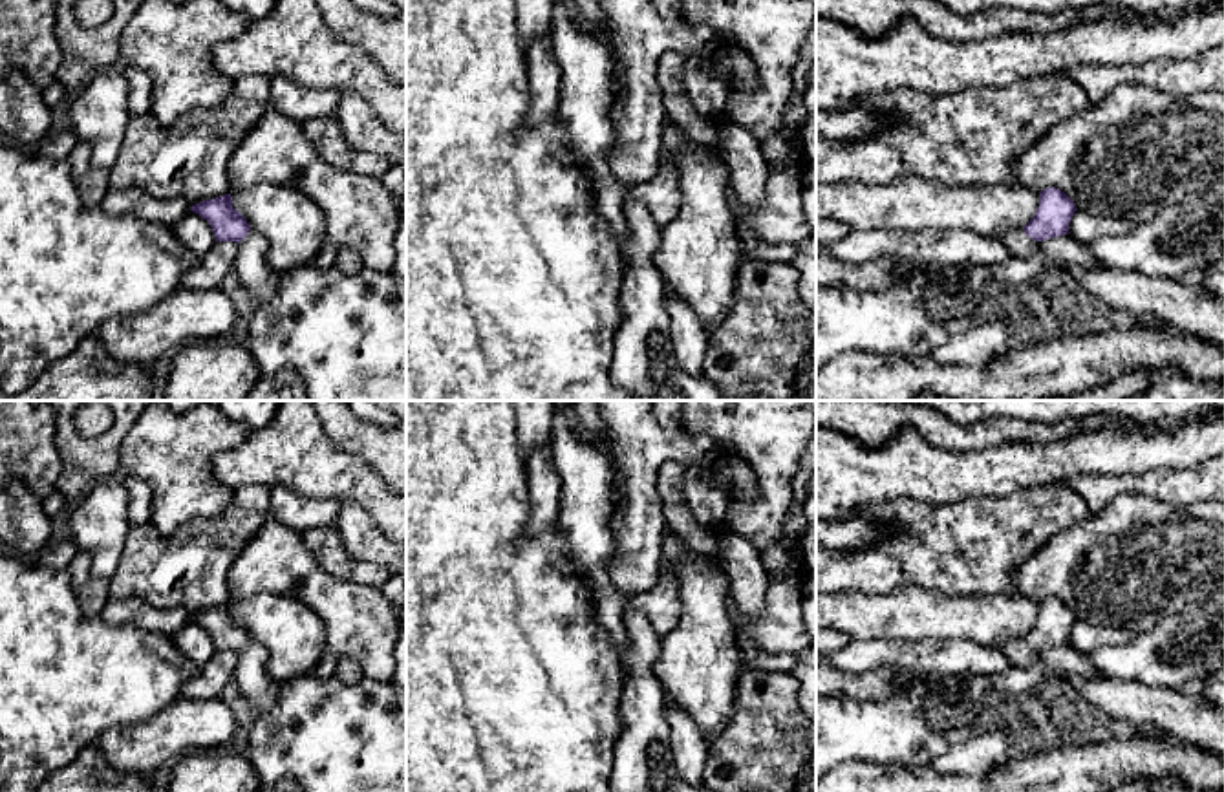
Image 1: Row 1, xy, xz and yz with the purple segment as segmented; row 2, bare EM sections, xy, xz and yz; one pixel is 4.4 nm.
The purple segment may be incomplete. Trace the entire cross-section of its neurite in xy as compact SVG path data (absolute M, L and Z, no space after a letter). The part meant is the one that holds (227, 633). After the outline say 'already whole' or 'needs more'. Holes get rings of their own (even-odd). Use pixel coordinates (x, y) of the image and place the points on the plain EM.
M231 604L199 611L190 620L209 631L216 651L238 653L232 680L258 713L269 712L278 704L280 682L273 680L265 669L269 655L232 616Z | needs more

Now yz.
M1050 596L1039 602L1039 616L1023 638L1010 638L999 644L999 649L1008 660L1008 668L999 675L979 675L970 680L966 712L959 722L950 724L944 754L929 763L937 774L981 776L1008 759L1008 721L1012 719L1008 702L1032 693L1047 679L1048 673L1039 660L1039 653L1068 644L1068 635L1076 620L1074 611L1065 602Z | needs more

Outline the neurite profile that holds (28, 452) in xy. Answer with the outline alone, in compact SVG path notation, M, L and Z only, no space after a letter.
M0 401L0 490L13 479L46 498L60 474L57 413L46 401Z

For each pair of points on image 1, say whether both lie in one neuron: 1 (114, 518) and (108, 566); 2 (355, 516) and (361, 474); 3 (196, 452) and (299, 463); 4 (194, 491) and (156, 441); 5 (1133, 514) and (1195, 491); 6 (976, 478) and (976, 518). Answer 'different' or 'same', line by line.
1: same
2: different
3: different
4: same
5: different
6: different

